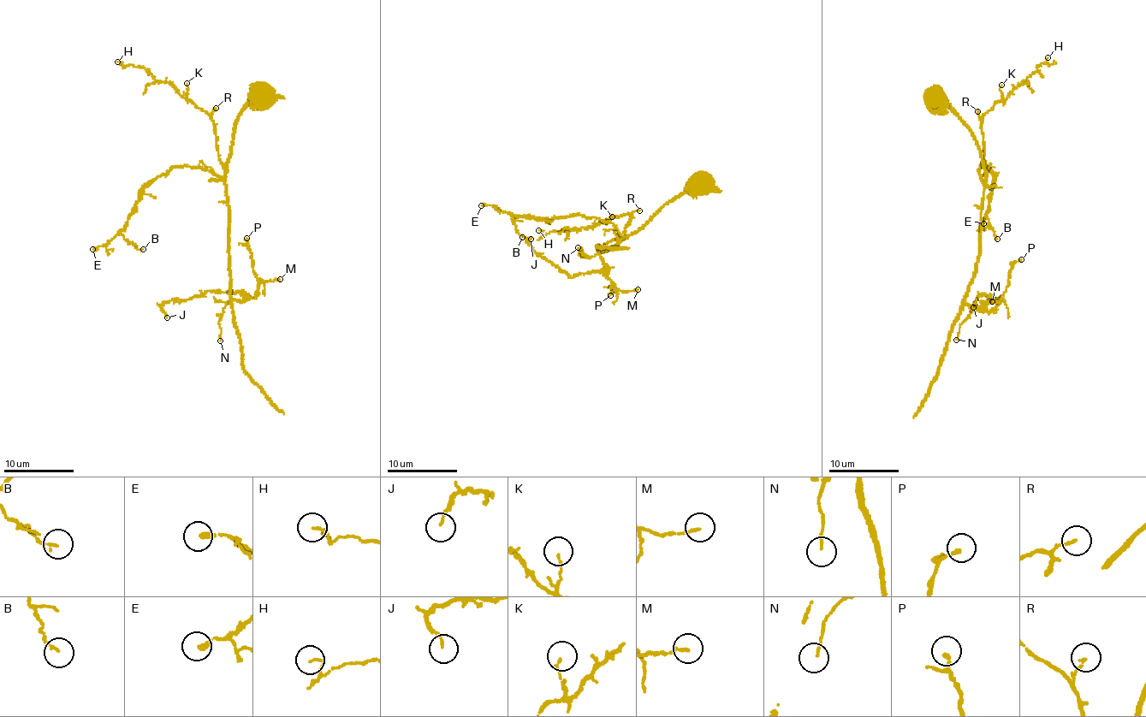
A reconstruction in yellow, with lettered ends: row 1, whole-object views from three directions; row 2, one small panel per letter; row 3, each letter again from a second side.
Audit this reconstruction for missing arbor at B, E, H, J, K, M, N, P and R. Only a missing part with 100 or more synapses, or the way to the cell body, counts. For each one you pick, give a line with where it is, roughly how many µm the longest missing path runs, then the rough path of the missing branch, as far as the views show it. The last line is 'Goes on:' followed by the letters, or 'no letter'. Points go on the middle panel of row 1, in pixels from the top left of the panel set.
Goes on: no letter

